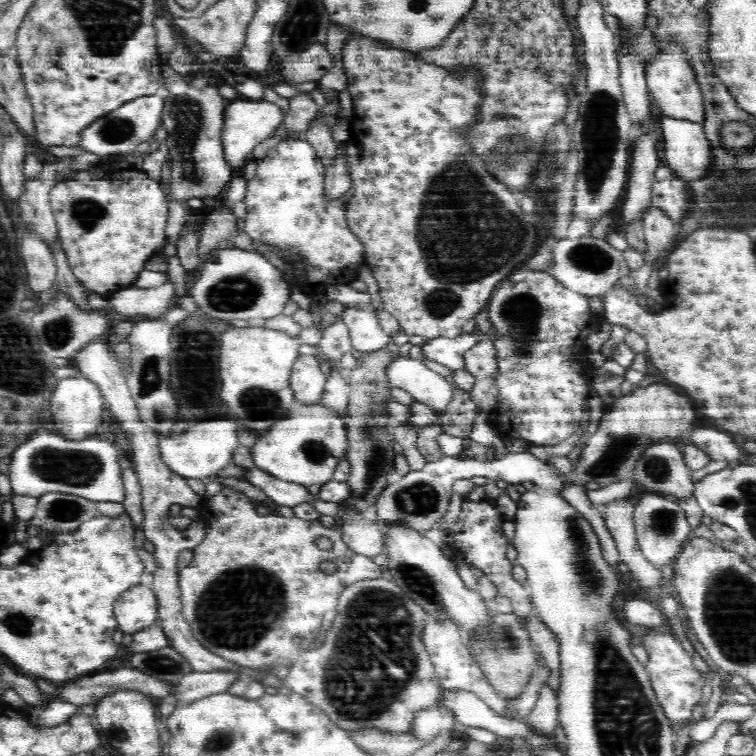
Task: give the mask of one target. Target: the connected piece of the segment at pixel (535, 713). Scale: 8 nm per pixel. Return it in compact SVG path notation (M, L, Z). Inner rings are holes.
M545 684L539 690L539 697L527 716L527 723L538 732L553 736L559 722L558 701L552 689Z

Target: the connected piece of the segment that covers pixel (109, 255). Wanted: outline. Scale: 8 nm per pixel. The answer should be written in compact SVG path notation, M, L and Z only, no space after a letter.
M82 169L74 170L69 176L49 188L48 204L56 221L58 246L84 290L88 294L108 297L134 285L144 270L145 262L156 256L156 250L166 244L167 198L160 188L160 182L151 178L144 178L140 182L122 182L116 180L116 176L96 178L90 174L90 170Z

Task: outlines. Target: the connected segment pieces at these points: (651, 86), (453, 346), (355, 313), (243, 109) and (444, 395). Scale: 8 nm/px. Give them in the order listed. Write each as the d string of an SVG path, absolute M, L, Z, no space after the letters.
M672 52L671 55L657 55L654 61L650 61L645 67L645 79L648 90L653 98L658 102L656 112L664 117L676 120L688 120L689 123L700 124L706 122L707 112L705 111L700 85L696 82L696 77L692 74L692 66L681 52Z
M492 324L488 336L480 336L478 330L475 329L472 332L461 332L452 338L429 339L422 345L423 356L438 364L449 366L452 370L464 370L465 365L461 359L465 352L472 350L480 341L492 341L495 344L504 335L497 326Z
M347 307L343 314L344 322L348 325L351 347L363 355L377 353L386 348L392 338L380 331L380 325L372 318L372 308L358 309Z
M238 98L237 101L228 105L224 115L226 115L226 155L234 167L246 164L252 148L270 138L285 117L280 106L263 98L258 98L258 100Z
M398 357L387 368L389 386L406 390L415 402L425 404L444 414L453 400L453 390L448 379L427 368L420 359Z

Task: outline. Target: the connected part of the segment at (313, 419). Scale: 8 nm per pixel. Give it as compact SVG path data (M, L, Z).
M297 404L284 419L278 420L264 436L251 446L253 468L285 481L304 486L322 485L332 480L338 464L349 449L348 416L334 414L330 408L317 404Z

